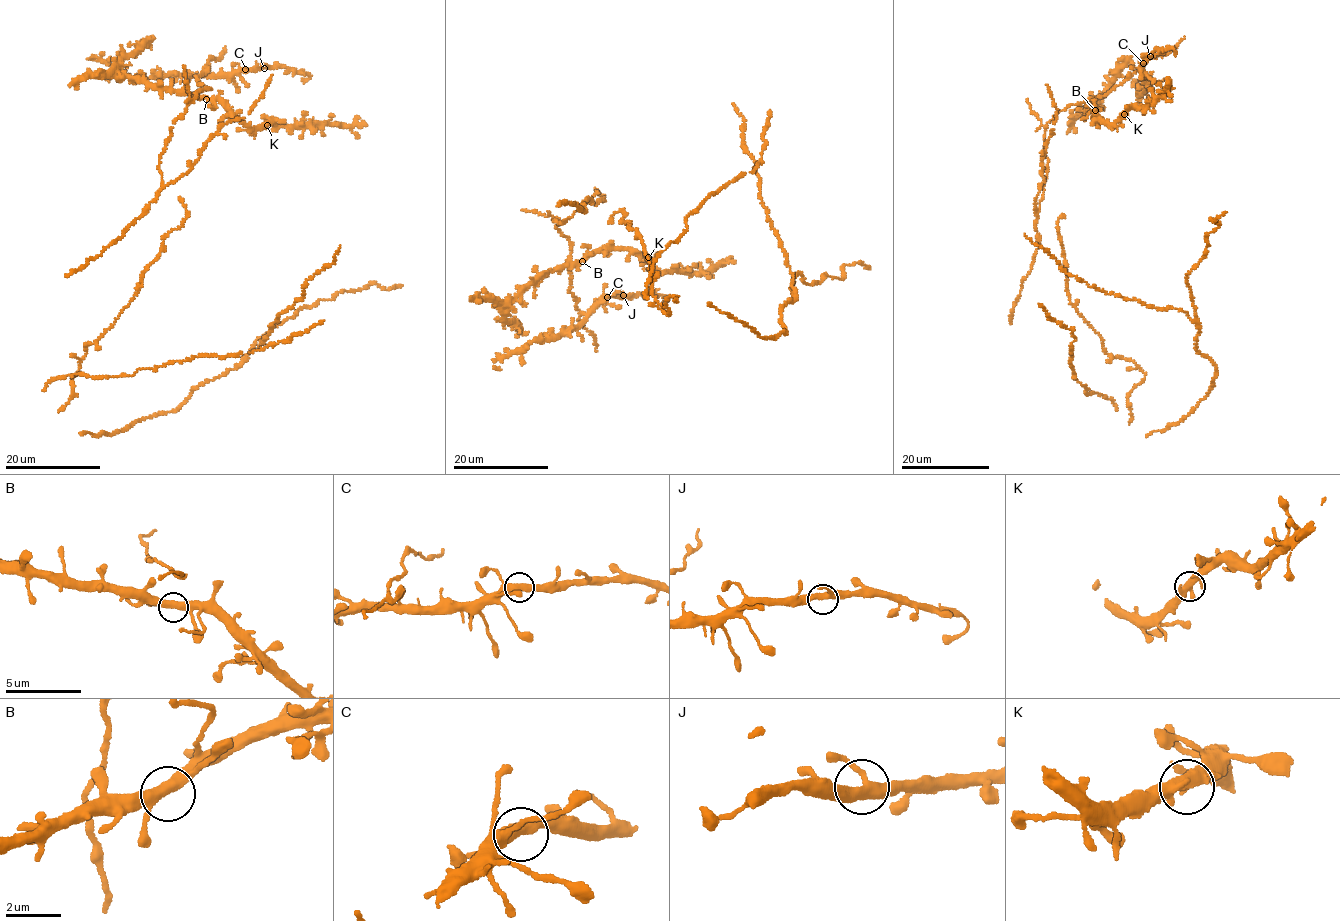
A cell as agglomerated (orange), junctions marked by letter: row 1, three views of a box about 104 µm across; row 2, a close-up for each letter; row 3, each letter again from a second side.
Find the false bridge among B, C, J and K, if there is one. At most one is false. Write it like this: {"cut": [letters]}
{"cut": []}

